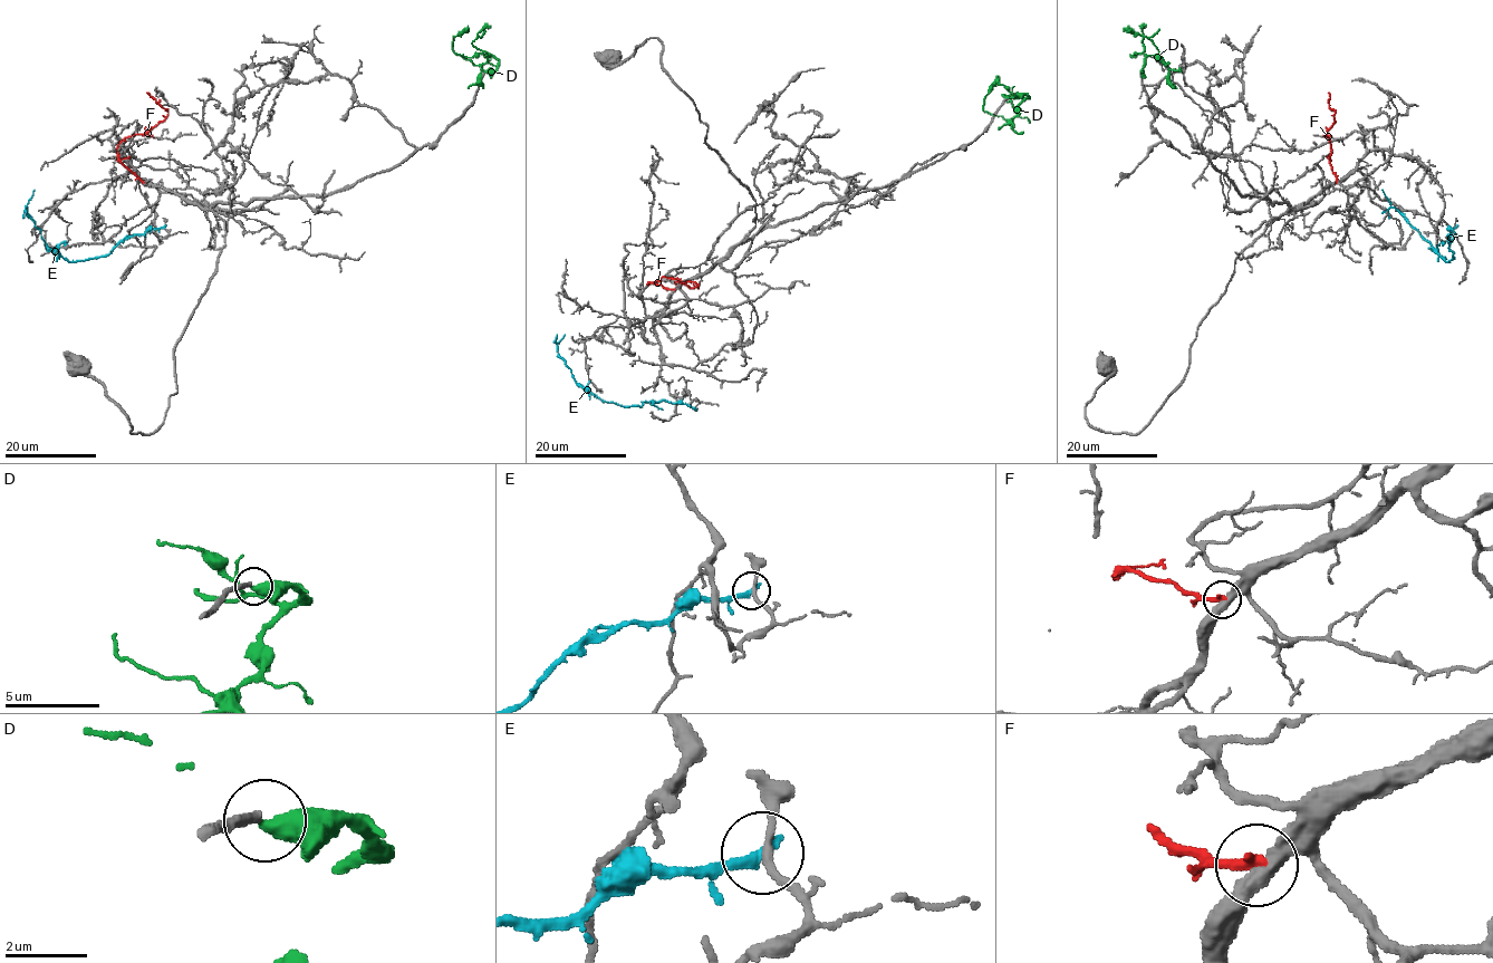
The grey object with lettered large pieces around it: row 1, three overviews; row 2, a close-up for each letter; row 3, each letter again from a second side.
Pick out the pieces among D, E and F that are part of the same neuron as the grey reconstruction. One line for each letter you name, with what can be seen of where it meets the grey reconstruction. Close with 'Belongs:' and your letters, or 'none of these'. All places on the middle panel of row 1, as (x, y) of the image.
Belongs: none of these

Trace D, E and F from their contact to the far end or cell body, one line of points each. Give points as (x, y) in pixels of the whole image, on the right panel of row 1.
D: (1142, 71), (1148, 56), (1153, 55), (1167, 65), (1147, 38), (1123, 28)
E: (1455, 227), (1447, 236), (1453, 258), (1446, 261), (1390, 205), (1381, 190)
F: (1337, 181), (1330, 160), (1331, 146), (1325, 136), (1335, 122), (1328, 93)

